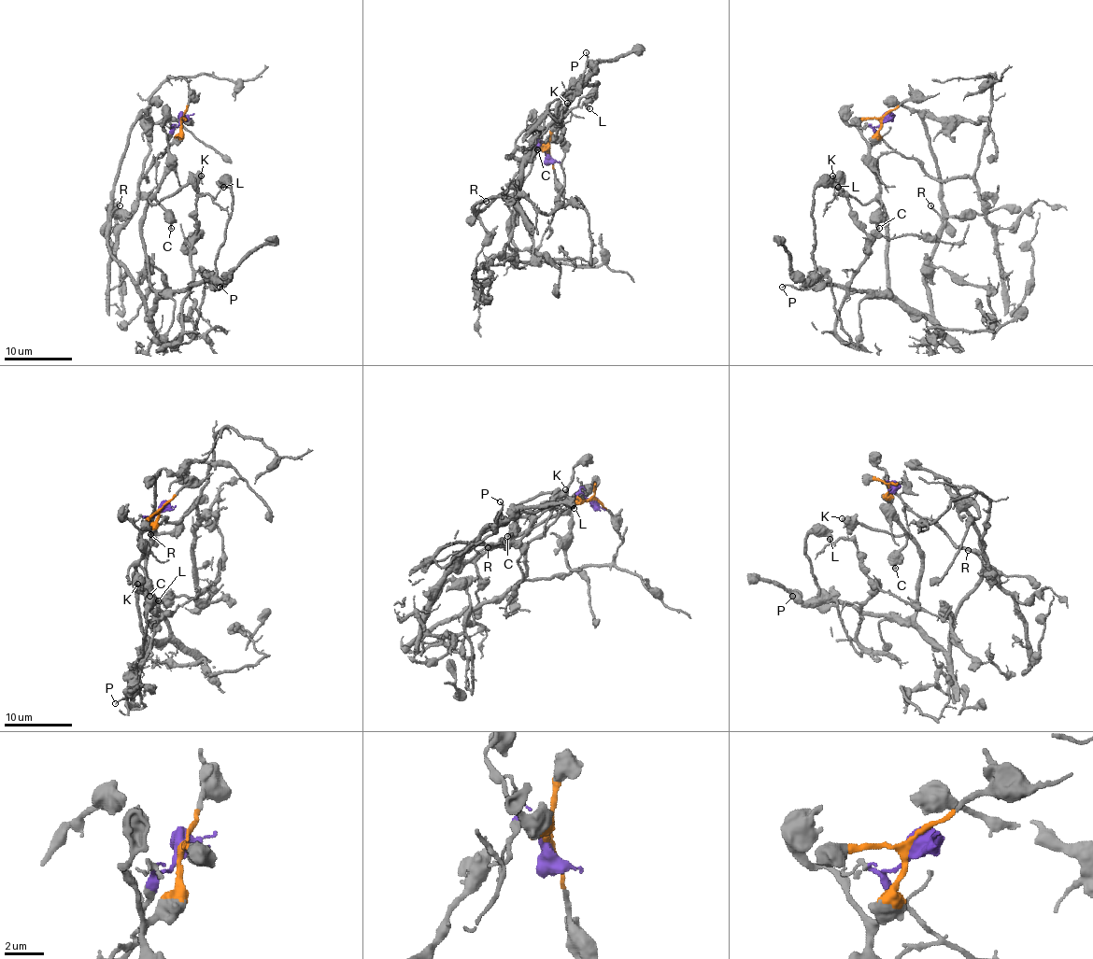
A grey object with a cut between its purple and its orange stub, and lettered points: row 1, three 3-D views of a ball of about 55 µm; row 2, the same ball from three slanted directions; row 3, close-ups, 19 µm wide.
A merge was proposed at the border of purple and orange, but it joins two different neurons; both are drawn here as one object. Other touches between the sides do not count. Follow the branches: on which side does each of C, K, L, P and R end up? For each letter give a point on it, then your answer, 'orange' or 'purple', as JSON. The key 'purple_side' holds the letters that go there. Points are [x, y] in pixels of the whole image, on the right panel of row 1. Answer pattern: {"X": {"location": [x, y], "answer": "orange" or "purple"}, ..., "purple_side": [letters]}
{"C": {"location": [879, 228], "answer": "orange"}, "K": {"location": [832, 176], "answer": "orange"}, "L": {"location": [838, 187], "answer": "orange"}, "P": {"location": [782, 287], "answer": "orange"}, "R": {"location": [930, 205], "answer": "orange"}, "purple_side": []}

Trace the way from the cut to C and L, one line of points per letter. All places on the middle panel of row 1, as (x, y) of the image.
C: (547, 153), (536, 141), (522, 149), (537, 149)
L: (547, 153), (534, 141), (509, 156), (531, 151), (554, 107), (583, 83), (597, 82), (589, 109)

